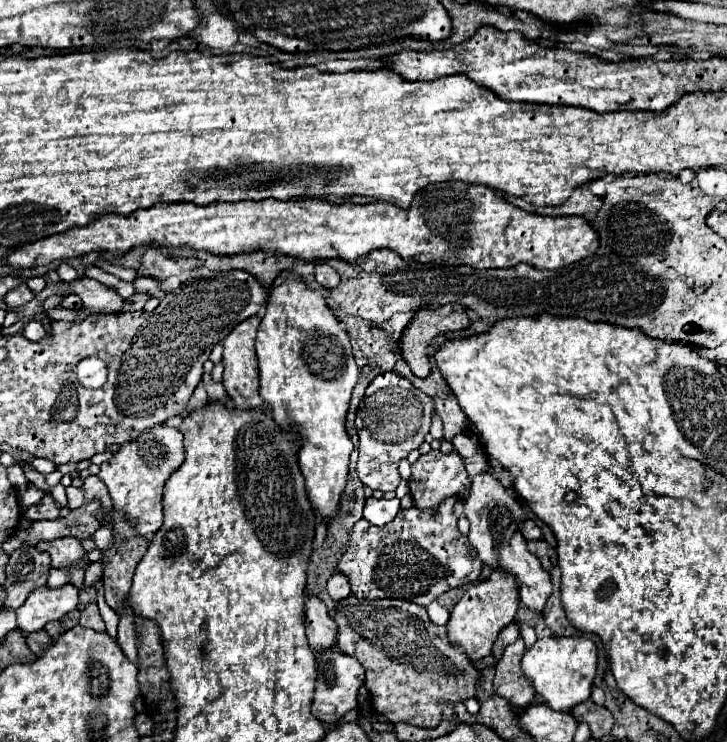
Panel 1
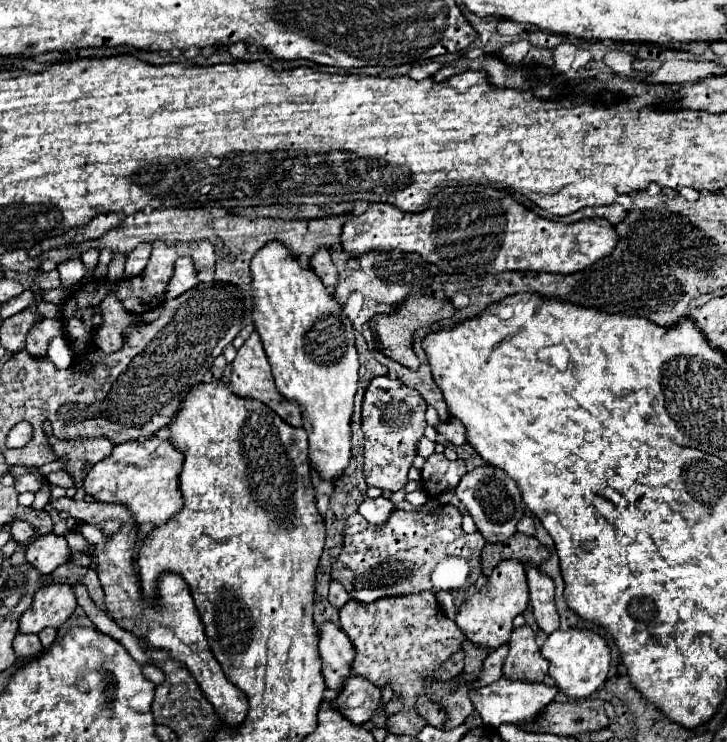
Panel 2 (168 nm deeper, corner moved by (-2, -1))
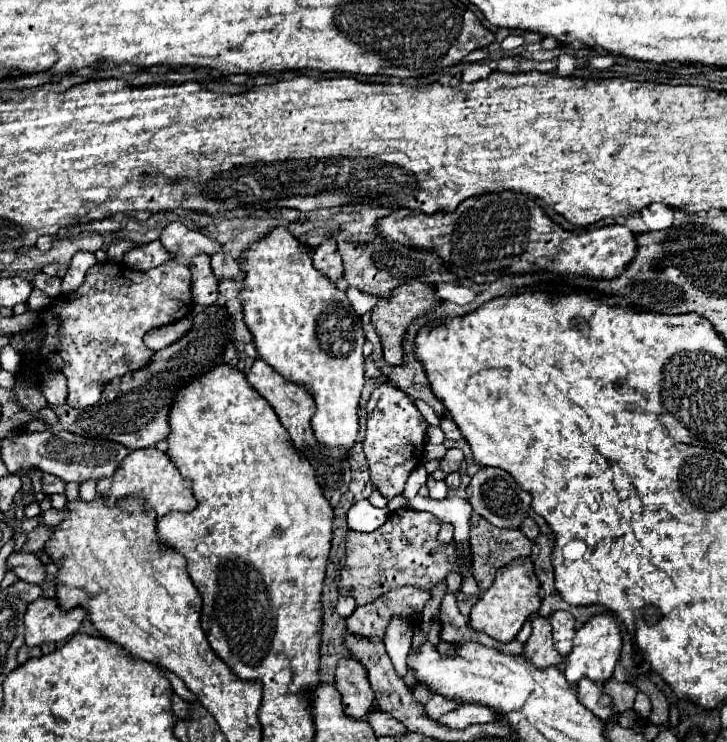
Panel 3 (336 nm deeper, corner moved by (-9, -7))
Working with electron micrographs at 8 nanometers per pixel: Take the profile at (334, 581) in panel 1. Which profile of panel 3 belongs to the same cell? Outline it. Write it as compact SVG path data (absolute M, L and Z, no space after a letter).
M340 597L340 599L338 599L336 611L338 611L338 615L340 615L340 617L344 617L344 619L346 619L354 609L356 609L356 603L354 603L354 599L352 599L352 597Z

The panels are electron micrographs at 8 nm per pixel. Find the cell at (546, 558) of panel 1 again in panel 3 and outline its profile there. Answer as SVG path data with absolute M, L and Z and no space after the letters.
M472 515L472 525L470 525L470 545L472 545L472 553L474 553L474 561L472 561L472 569L474 569L474 579L478 583L478 587L482 591L486 591L492 581L494 581L494 573L508 565L512 559L518 557L530 557L532 553L532 541L526 539L520 529L498 529L494 525L490 525L488 521L484 521L480 515Z

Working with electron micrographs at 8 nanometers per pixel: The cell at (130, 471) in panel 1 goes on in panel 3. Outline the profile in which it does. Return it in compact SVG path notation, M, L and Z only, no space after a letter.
M156 447L138 449L138 451L128 453L124 457L124 461L120 463L120 467L116 469L114 477L100 479L100 483L96 483L96 491L108 507L118 505L118 501L122 501L124 497L142 495L144 507L148 511L154 511L156 517L164 517L170 511L188 513L188 511L194 511L194 507L196 507L196 499L194 499L192 491L182 485L182 475L180 475L178 467L170 461L170 457L164 451L158 451Z

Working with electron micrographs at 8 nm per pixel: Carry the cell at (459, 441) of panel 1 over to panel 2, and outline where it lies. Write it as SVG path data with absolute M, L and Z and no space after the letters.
M449 419L437 425L437 431L453 445L465 445L465 427L461 423L457 423L457 419Z

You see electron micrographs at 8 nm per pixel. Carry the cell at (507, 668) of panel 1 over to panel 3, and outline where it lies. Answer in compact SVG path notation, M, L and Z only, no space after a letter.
M536 617L532 621L532 633L524 643L522 655L538 669L558 667L562 663L562 655L556 653L552 645L552 627L546 617Z

